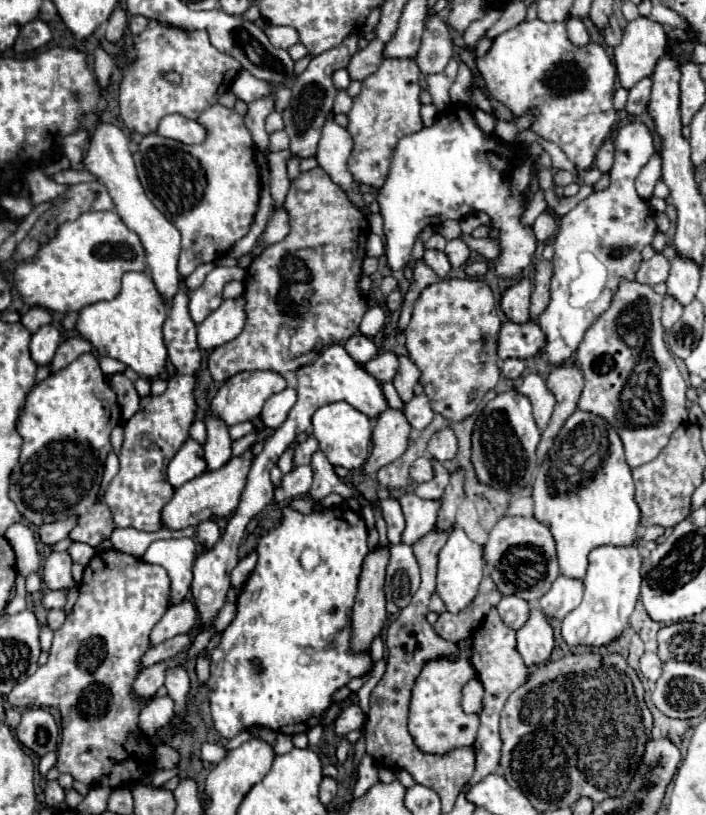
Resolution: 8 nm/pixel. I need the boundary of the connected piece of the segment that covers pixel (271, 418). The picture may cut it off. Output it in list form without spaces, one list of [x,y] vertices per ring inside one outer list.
[[[286,388],[286,390],[278,392],[278,394],[272,394],[266,400],[266,404],[264,404],[262,412],[260,412],[262,424],[268,426],[268,428],[274,428],[274,430],[278,426],[282,426],[282,422],[286,420],[290,408],[294,406],[294,402],[296,402],[296,390],[294,388]]]

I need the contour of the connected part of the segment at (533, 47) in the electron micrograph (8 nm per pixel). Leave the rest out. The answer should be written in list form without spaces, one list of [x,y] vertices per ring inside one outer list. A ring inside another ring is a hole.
[[[536,18],[496,36],[492,40],[492,48],[484,56],[476,58],[476,66],[486,82],[490,96],[510,108],[516,116],[528,112],[530,108],[536,110],[536,120],[530,130],[534,130],[540,138],[558,144],[578,170],[588,170],[594,164],[596,150],[602,146],[608,132],[612,130],[612,124],[618,118],[612,106],[616,68],[600,44],[588,42],[586,46],[578,48],[568,40],[562,22],[548,24]]]

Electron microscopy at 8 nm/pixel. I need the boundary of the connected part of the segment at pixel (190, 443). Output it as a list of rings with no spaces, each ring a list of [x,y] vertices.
[[[188,438],[182,444],[182,448],[178,450],[178,454],[170,460],[166,476],[174,488],[180,488],[188,480],[204,474],[206,468],[208,466],[204,460],[204,446],[192,438]]]

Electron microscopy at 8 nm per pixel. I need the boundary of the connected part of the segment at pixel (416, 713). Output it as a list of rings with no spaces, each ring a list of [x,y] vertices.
[[[472,636],[460,640],[456,646],[456,658],[442,656],[426,662],[412,688],[408,730],[414,744],[426,754],[448,754],[454,748],[472,748],[480,726],[478,714],[466,714],[462,710],[462,688],[468,680],[476,678],[472,664]]]

